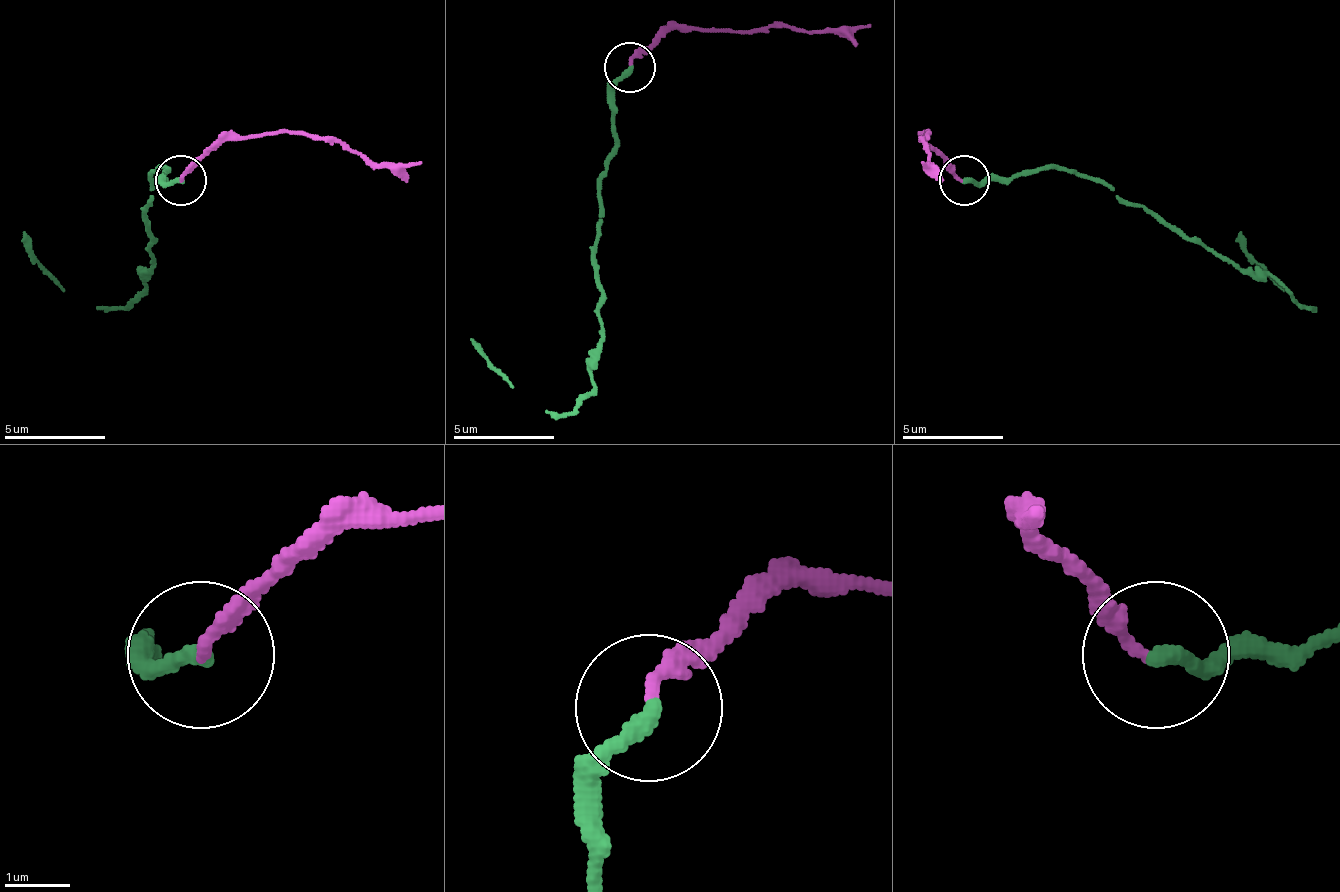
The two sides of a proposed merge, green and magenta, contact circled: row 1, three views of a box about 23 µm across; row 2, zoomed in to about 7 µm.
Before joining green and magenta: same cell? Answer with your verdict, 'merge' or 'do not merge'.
merge

